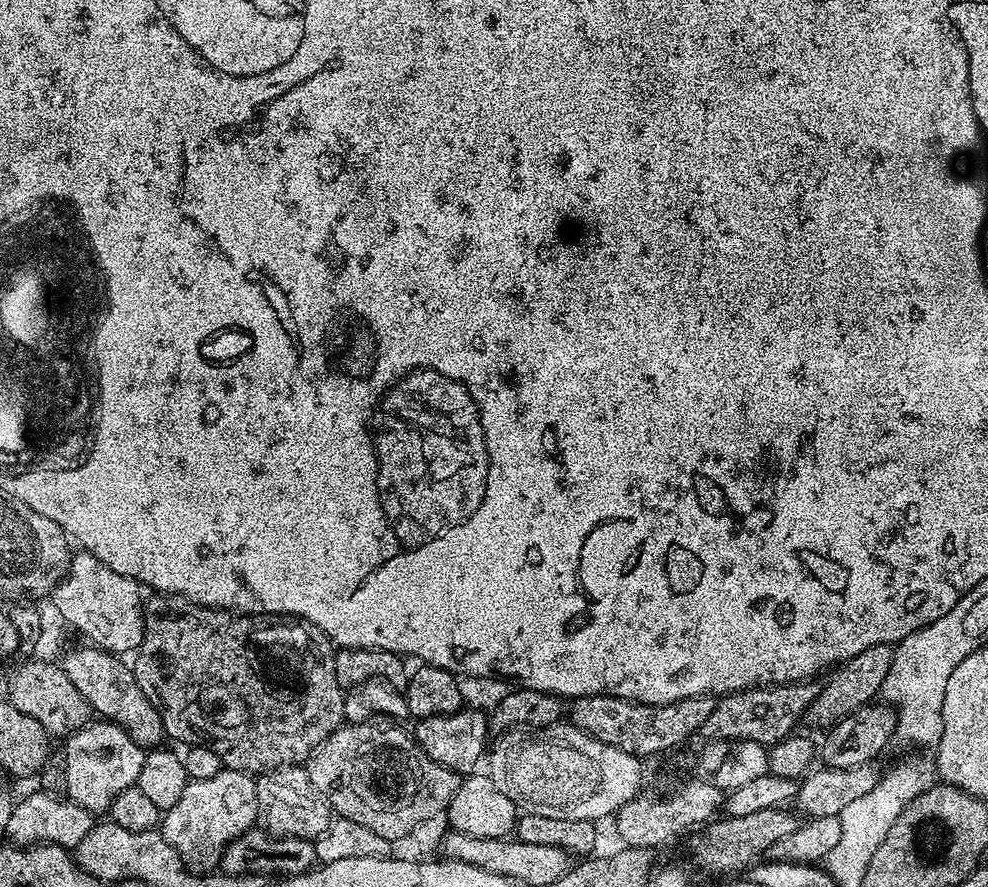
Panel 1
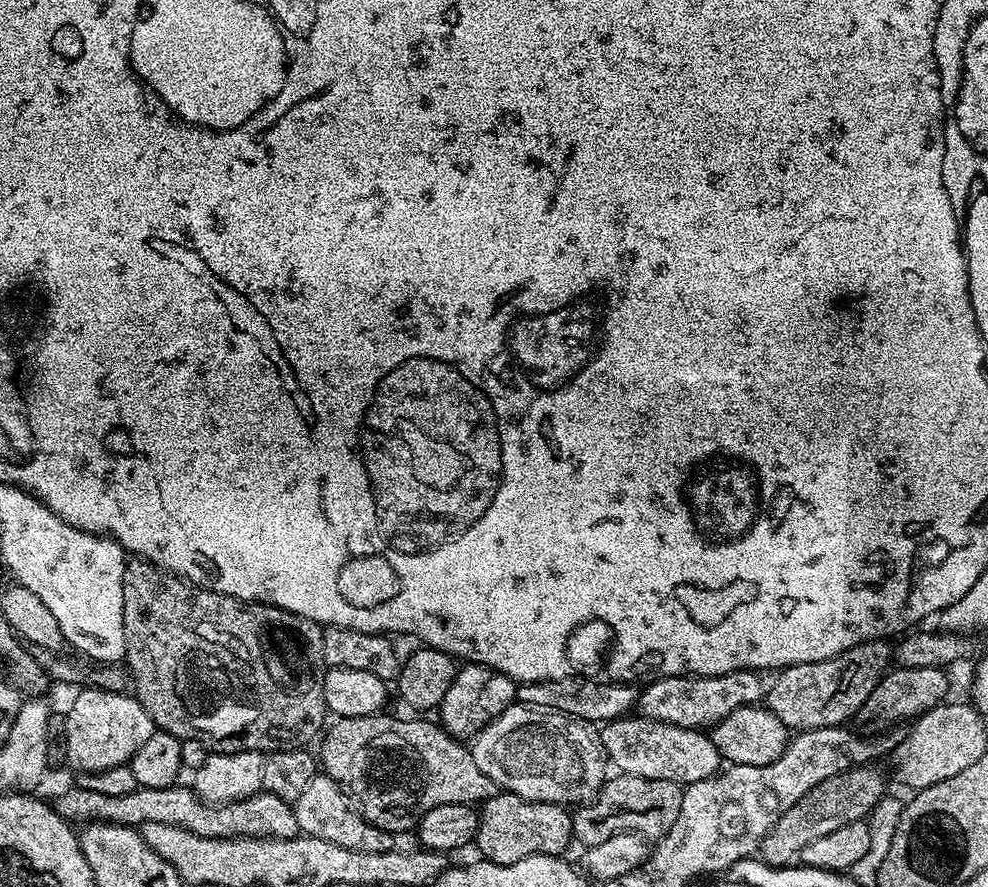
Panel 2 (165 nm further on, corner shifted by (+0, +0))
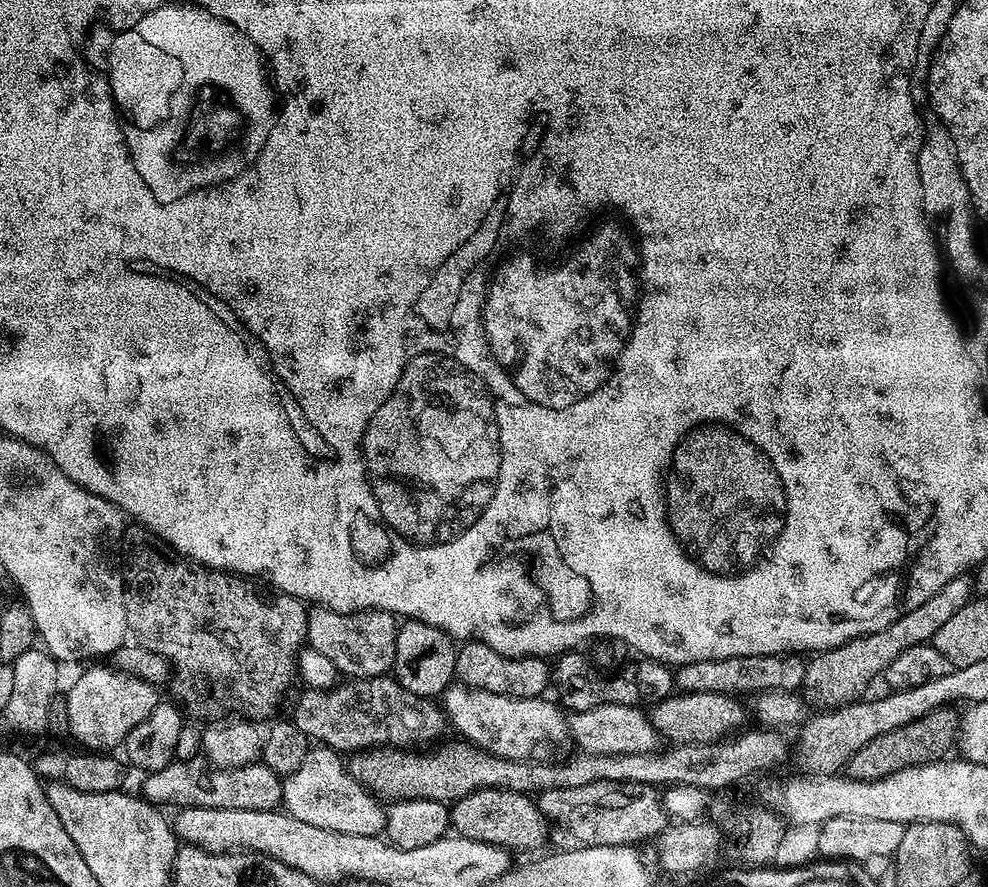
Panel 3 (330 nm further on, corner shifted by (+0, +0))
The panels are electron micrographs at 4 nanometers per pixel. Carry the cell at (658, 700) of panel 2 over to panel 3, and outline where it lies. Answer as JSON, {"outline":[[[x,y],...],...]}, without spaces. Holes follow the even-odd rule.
{"outline":[[[800,654],[778,656],[739,656],[721,660],[703,660],[679,665],[674,672],[674,684],[680,692],[796,692],[805,687],[808,669],[805,657]]]}

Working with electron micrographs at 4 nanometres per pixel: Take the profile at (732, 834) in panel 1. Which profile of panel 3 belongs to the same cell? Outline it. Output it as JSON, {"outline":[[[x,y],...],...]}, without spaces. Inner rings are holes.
{"outline":[[[945,706],[930,710],[922,718],[910,722],[910,726],[898,726],[898,730],[890,730],[890,734],[878,734],[878,738],[870,738],[862,750],[858,750],[846,765],[847,775],[855,780],[877,780],[886,774],[904,770],[919,764],[933,764],[936,760],[943,760],[953,751],[960,734],[961,713],[956,708]]]}

